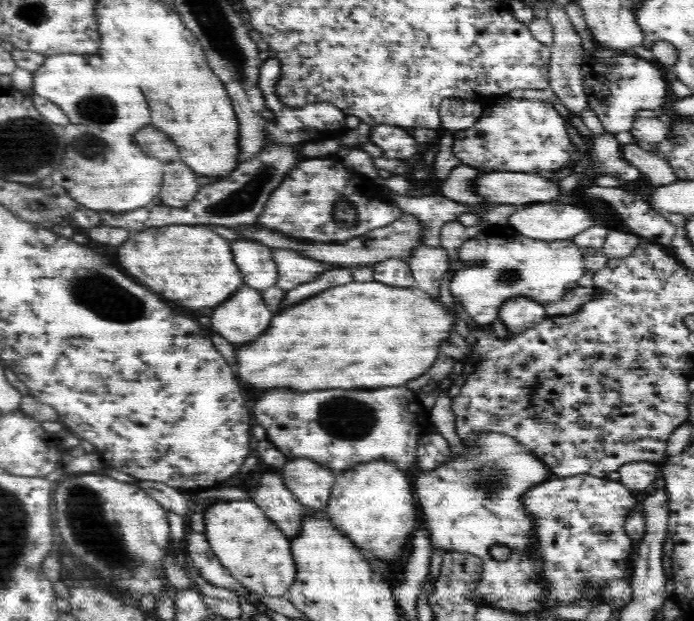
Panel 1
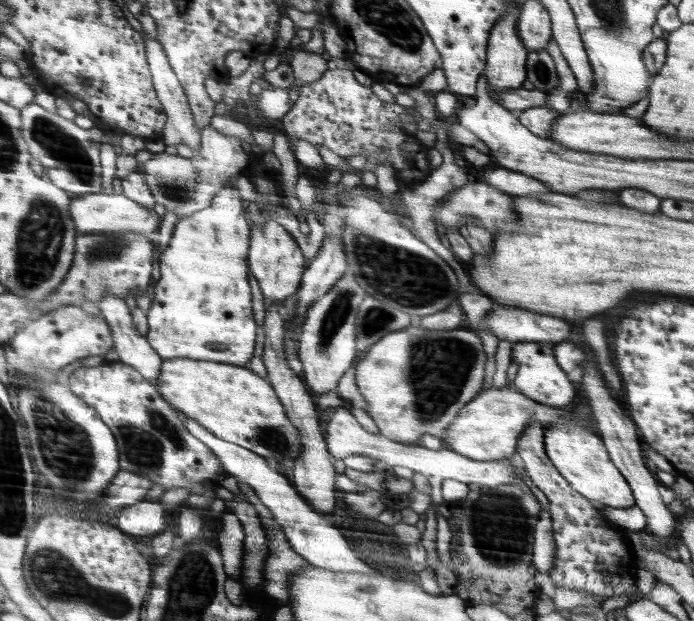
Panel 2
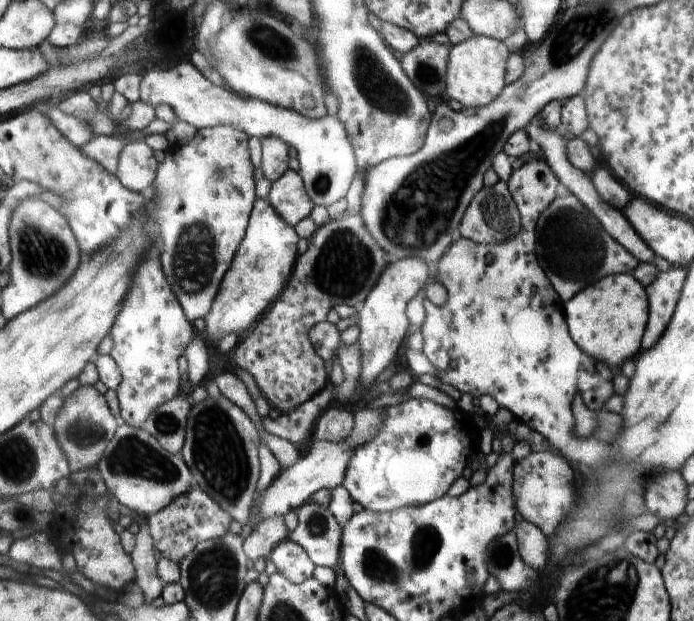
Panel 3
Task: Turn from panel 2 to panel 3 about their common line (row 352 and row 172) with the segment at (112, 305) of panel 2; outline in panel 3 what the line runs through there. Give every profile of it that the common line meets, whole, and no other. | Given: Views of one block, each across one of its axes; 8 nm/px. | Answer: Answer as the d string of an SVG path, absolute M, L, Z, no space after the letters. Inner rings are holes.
M129 142L119 156L119 168L113 172L119 176L121 184L133 192L145 194L147 200L155 194L155 178L157 178L159 162L155 160L153 150L145 142Z

